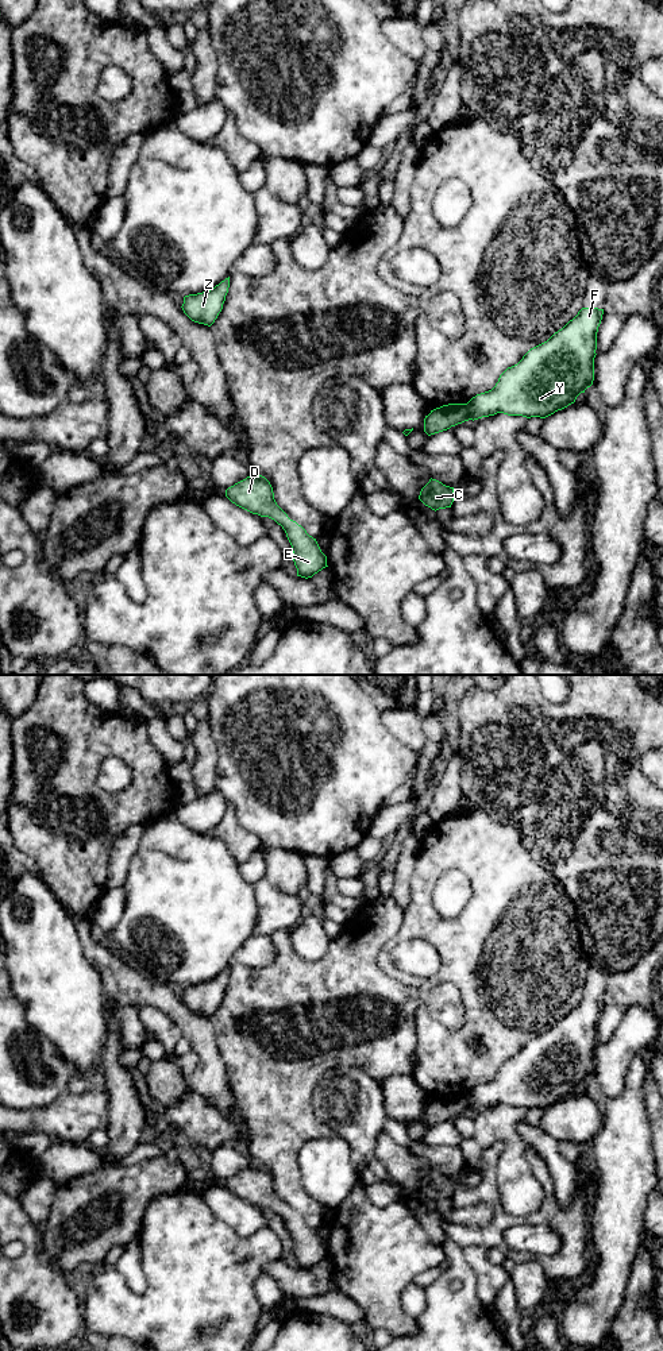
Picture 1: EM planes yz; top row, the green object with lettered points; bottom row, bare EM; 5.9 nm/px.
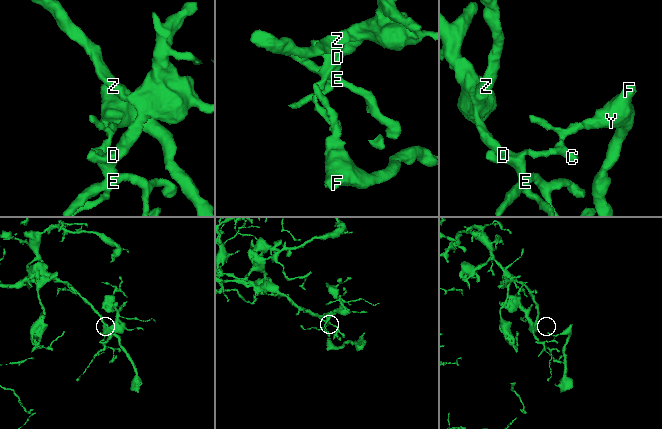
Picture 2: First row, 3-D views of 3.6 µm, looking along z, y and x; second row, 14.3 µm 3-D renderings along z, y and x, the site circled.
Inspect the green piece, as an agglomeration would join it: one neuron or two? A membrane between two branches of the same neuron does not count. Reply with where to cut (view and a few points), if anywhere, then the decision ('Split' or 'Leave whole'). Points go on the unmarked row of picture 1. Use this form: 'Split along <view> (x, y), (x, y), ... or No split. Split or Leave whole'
Split along yz (466, 1095), (470, 1110). Split

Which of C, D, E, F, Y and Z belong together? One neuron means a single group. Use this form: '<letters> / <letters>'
C D E Z / F Y

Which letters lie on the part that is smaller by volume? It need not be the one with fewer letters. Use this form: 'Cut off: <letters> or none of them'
Cut off: F, Y

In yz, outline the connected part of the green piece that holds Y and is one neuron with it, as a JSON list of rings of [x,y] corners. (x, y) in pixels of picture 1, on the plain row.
[[[582,999],[547,1032],[531,1039],[492,1081],[467,1093],[470,1111],[497,1104],[546,1109],[574,1095],[594,1072],[602,1005],[604,1000]]]

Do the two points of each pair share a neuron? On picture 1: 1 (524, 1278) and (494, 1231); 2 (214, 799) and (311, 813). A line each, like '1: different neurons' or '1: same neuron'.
1: different neurons
2: different neurons

